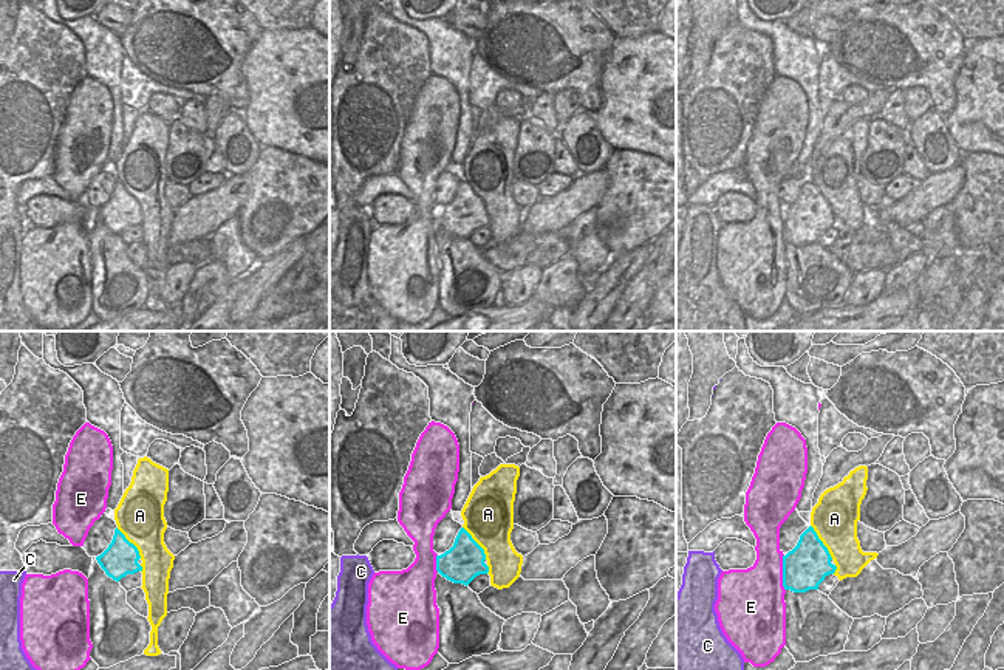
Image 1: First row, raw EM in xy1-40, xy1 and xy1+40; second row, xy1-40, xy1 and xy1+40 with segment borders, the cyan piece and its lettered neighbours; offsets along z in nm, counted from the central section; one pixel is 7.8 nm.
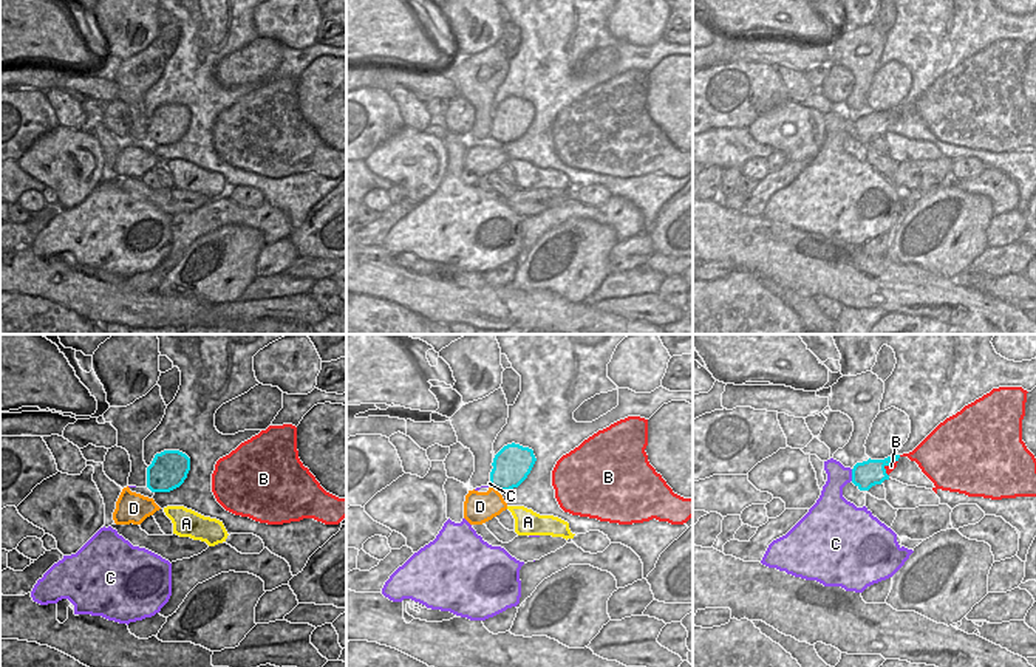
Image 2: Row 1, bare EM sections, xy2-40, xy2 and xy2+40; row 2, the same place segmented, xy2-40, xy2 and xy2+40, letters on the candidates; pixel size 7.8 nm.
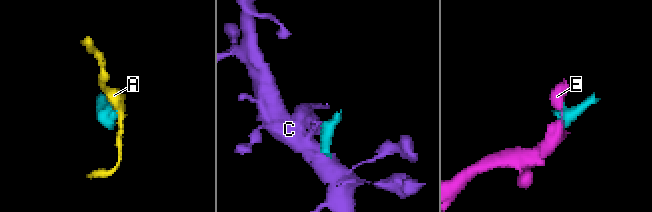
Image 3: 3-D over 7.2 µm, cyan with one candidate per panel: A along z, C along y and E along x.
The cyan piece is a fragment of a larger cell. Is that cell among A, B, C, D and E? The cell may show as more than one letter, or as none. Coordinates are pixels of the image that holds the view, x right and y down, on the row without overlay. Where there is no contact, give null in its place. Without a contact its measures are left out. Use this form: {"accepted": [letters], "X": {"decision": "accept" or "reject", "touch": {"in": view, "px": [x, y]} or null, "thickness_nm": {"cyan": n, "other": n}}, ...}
{"accepted": ["E"], "A": {"decision": "reject", "touch": {"in": "xy1+40", "px": [822, 195]}, "thickness_nm": {"cyan": 340, "other": 360}}, "B": {"decision": "reject", "touch": {"in": "xy2+40", "px": [886, 118]}, "thickness_nm": {"cyan": 200, "other": 50}}, "C": {"decision": "reject", "touch": {"in": "xy2+40", "px": [852, 129]}, "thickness_nm": {"cyan": 200, "other": 180}}, "D": {"decision": "reject", "touch": {"in": "xy2", "px": [495, 141]}, "thickness_nm": {"cyan": 300, "other": 240}}, "E": {"decision": "accept", "touch": {"in": "xy1+40", "px": [783, 226]}, "thickness_nm": {"cyan": 340, "other": 400}}}

